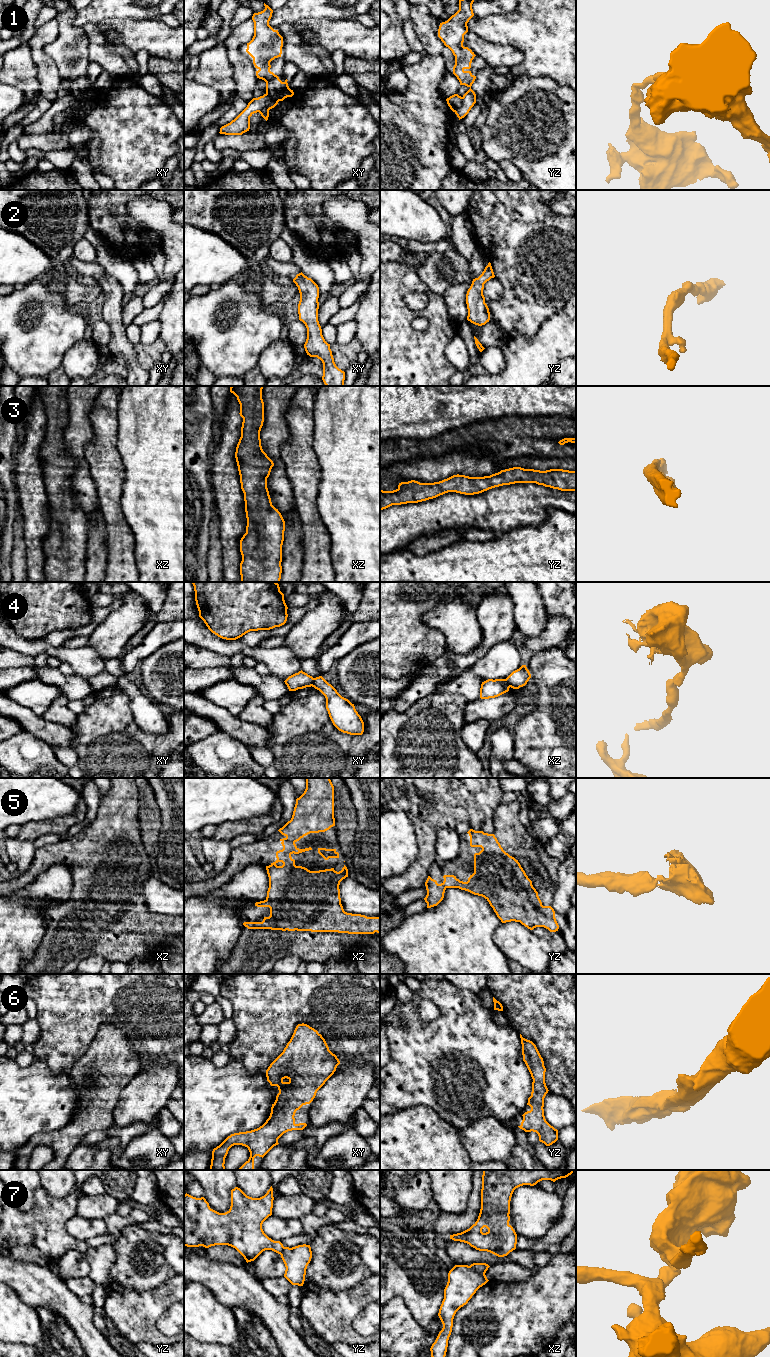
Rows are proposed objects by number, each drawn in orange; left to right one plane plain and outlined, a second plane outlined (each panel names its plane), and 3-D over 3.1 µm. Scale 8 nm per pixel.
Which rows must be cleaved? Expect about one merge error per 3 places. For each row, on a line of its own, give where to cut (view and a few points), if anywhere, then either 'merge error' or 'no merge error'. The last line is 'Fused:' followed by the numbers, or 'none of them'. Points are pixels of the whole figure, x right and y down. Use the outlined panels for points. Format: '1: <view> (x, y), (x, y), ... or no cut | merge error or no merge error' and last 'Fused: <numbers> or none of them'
1: yz (462, 97), (462, 104), (454, 111) | merge error
2: no cut | no merge error
3: no cut | no merge error
4: xy (314, 678), (311, 685) | merge error
5: no cut | no merge error
6: no cut | no merge error
7: xz (469, 1266), (484, 1274) | merge error
Fused: 1, 4, 7

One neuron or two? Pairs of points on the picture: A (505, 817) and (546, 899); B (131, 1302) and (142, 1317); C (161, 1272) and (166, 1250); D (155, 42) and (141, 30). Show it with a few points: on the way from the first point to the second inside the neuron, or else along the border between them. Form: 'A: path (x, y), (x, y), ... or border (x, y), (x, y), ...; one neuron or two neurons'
A: path (509, 839), (510, 857), (528, 884); one neuron
B: path (131, 1306), (138, 1313); one neuron
C: path (161, 1267), (161, 1258), (164, 1255); one neuron
D: path (152, 38), (145, 34); one neuron

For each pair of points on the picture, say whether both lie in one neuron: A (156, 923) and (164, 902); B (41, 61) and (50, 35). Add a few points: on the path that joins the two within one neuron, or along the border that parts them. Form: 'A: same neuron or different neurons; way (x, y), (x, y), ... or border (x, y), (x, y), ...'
A: different neurons; border (143, 897), (149, 911), (173, 917)
B: same neuron; way (40, 55), (40, 45), (44, 41)

